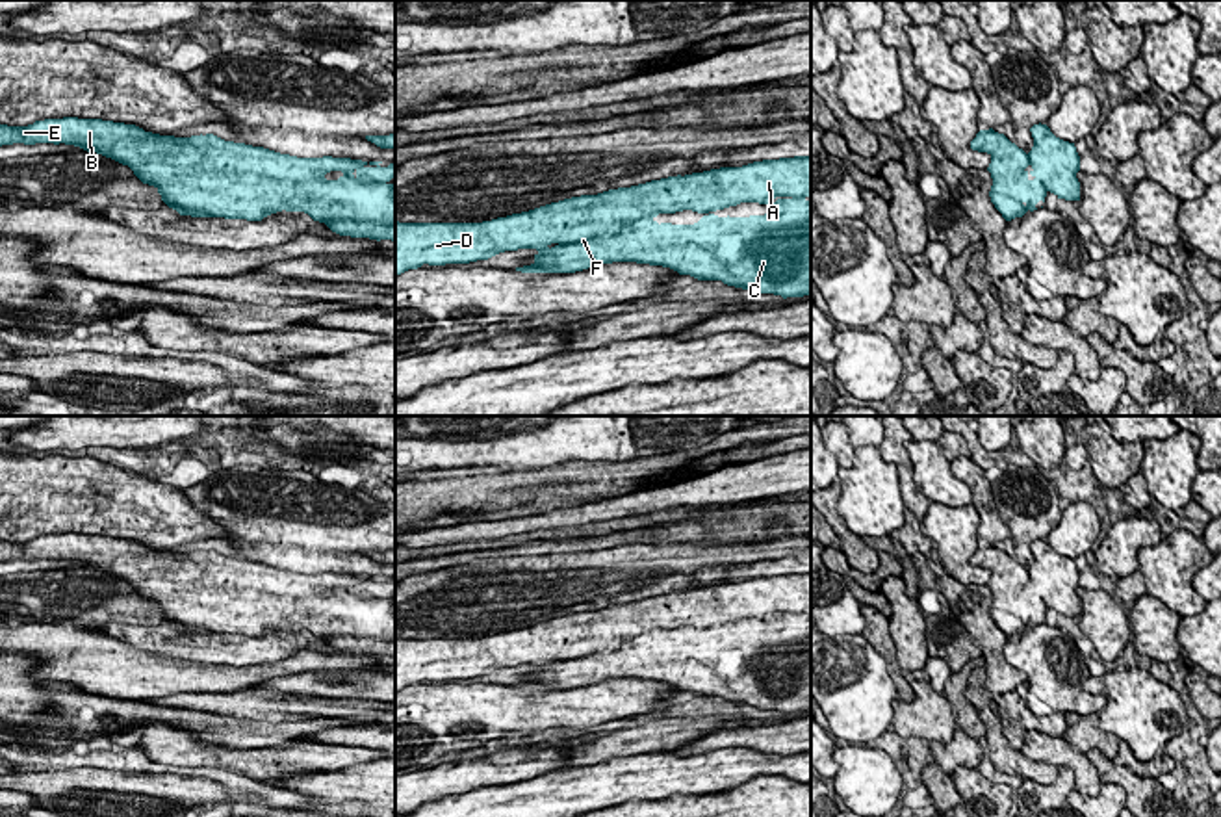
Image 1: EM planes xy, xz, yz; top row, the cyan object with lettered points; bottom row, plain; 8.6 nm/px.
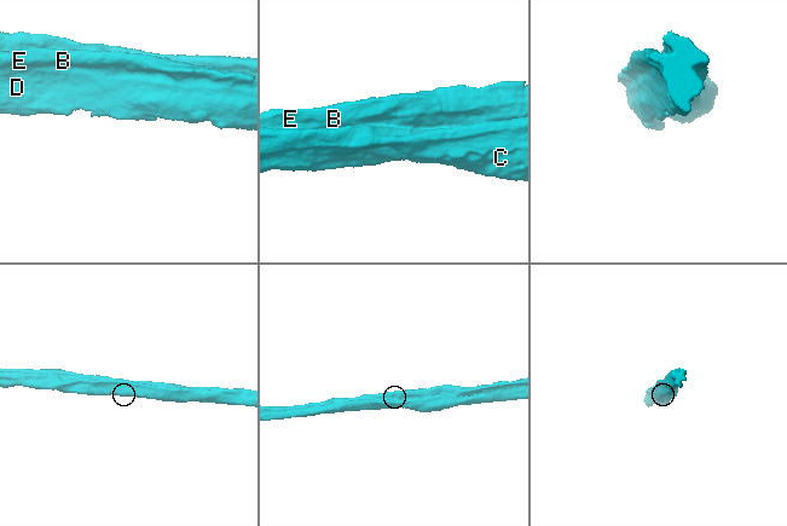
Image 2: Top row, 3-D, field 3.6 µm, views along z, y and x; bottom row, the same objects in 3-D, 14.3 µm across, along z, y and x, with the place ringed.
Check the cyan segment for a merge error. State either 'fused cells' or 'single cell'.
fused cells

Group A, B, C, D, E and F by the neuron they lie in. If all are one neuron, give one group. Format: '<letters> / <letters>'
A B D E / C F

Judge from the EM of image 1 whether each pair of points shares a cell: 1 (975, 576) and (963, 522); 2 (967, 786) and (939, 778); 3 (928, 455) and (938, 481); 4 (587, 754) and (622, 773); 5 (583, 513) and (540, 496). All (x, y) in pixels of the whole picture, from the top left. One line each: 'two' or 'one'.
1: one
2: two
3: one
4: two
5: two

